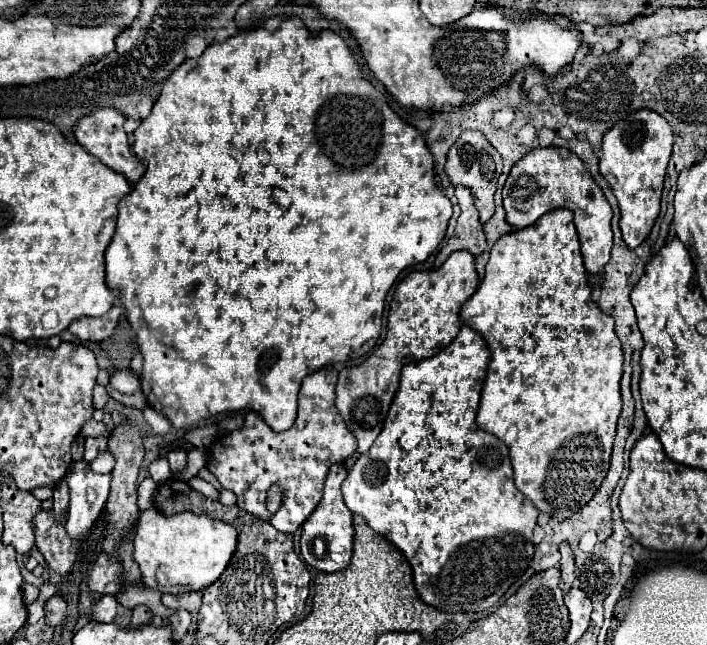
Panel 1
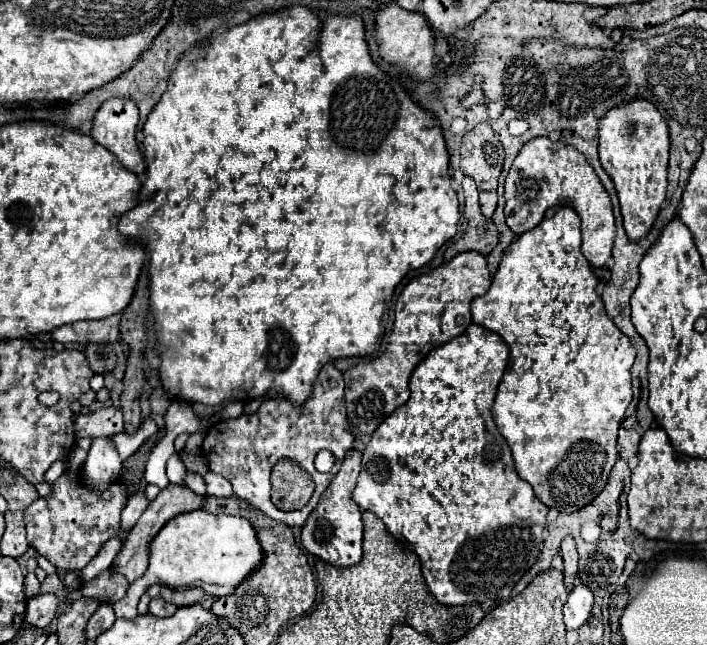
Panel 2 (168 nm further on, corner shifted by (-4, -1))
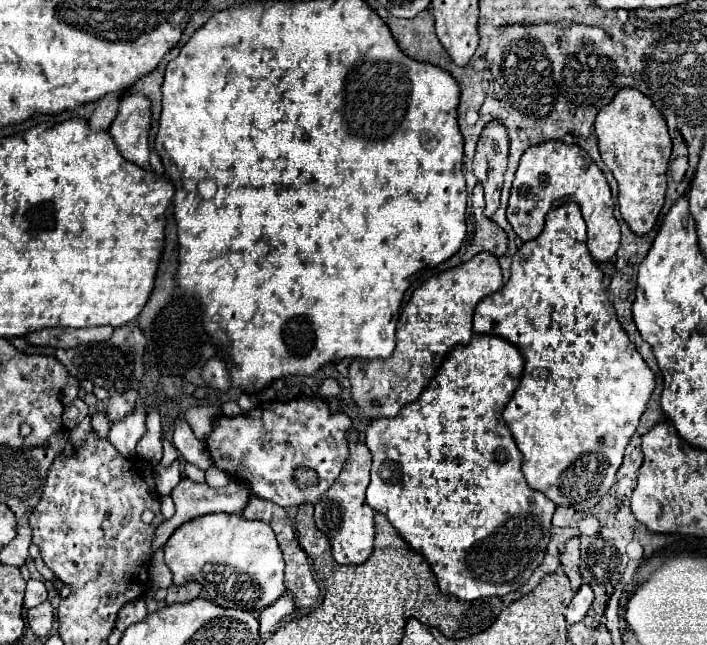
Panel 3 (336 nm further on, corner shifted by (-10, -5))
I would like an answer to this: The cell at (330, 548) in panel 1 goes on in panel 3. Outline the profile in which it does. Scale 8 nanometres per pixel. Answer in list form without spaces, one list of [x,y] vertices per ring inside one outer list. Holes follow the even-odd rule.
[[[352,443],[350,445],[350,457],[340,473],[340,477],[334,481],[334,485],[328,489],[328,493],[316,503],[314,519],[316,527],[328,537],[332,555],[336,563],[340,565],[360,565],[364,563],[374,547],[374,511],[368,507],[364,499],[364,491],[370,481],[370,451],[364,443]]]

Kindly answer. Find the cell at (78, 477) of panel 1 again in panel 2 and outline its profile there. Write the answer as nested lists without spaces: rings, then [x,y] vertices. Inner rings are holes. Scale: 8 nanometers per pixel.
[[[98,437],[84,463],[84,479],[96,489],[104,489],[106,483],[112,483],[122,469],[122,459],[116,451],[114,437]]]

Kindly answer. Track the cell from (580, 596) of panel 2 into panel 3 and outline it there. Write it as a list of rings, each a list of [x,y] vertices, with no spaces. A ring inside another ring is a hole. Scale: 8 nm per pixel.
[[[582,585],[582,587],[578,589],[578,593],[574,595],[572,603],[570,603],[568,609],[566,609],[566,621],[568,621],[570,625],[582,621],[582,619],[586,617],[586,613],[588,613],[592,601],[594,601],[594,591],[590,589],[590,585]]]

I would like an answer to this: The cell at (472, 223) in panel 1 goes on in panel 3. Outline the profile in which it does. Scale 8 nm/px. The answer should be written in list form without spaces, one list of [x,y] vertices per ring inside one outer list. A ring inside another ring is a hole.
[[[476,183],[476,187],[474,187],[474,191],[472,191],[472,213],[474,213],[474,239],[472,239],[472,243],[470,243],[470,247],[468,247],[468,255],[466,255],[466,259],[470,257],[470,255],[476,255],[476,253],[480,253],[480,251],[486,251],[486,253],[492,253],[494,257],[502,257],[504,253],[506,253],[506,249],[508,249],[508,237],[506,237],[506,231],[500,227],[500,225],[496,225],[492,219],[488,219],[488,217],[484,217],[484,195],[482,195],[482,185],[480,183]]]

